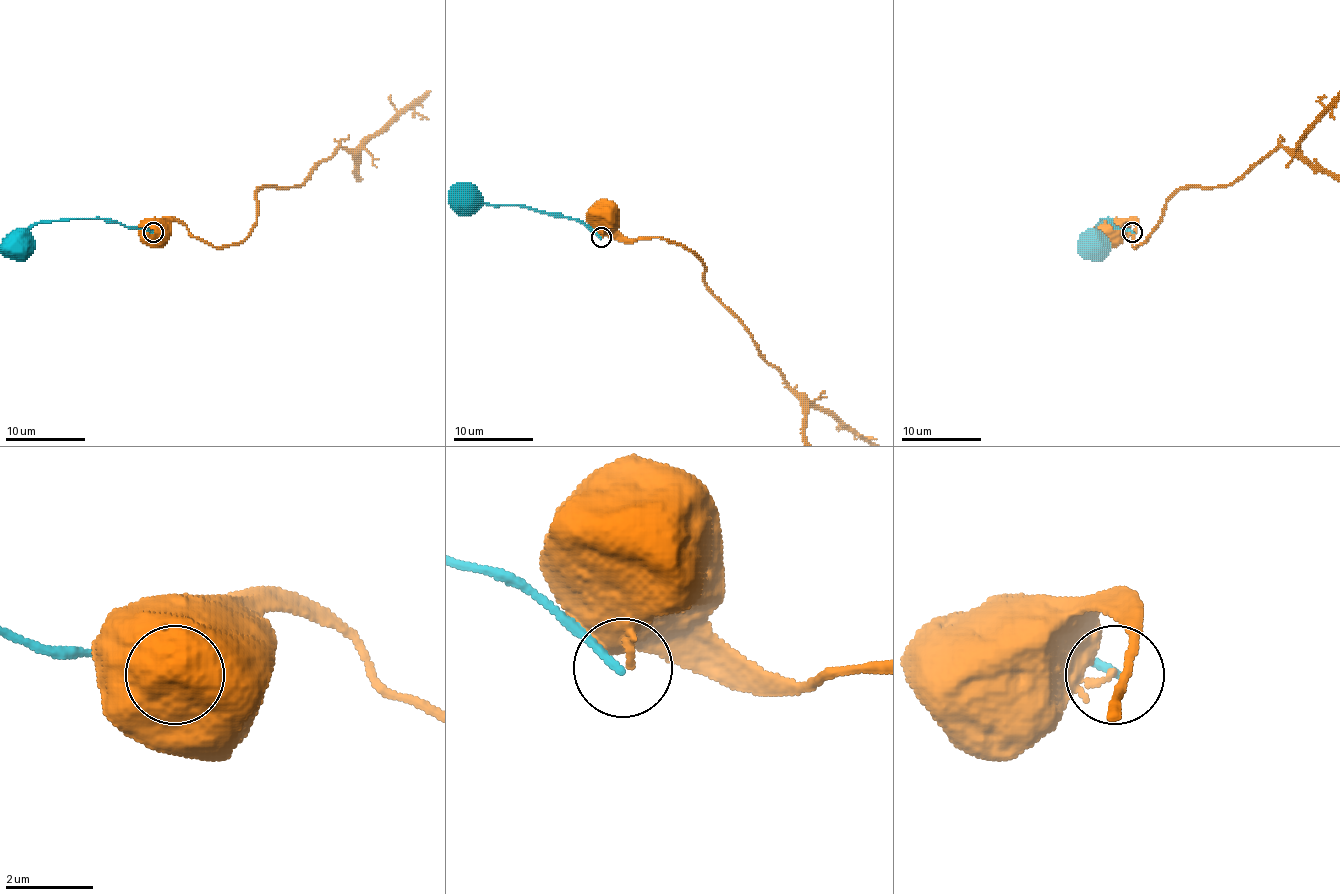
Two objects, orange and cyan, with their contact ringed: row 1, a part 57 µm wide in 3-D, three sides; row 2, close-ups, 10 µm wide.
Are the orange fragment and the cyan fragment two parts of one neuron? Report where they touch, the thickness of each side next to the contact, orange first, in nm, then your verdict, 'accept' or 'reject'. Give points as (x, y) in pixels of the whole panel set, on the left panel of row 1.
at (153, 232); 180 nm thick on the orange side, 170 nm on the other; reject

